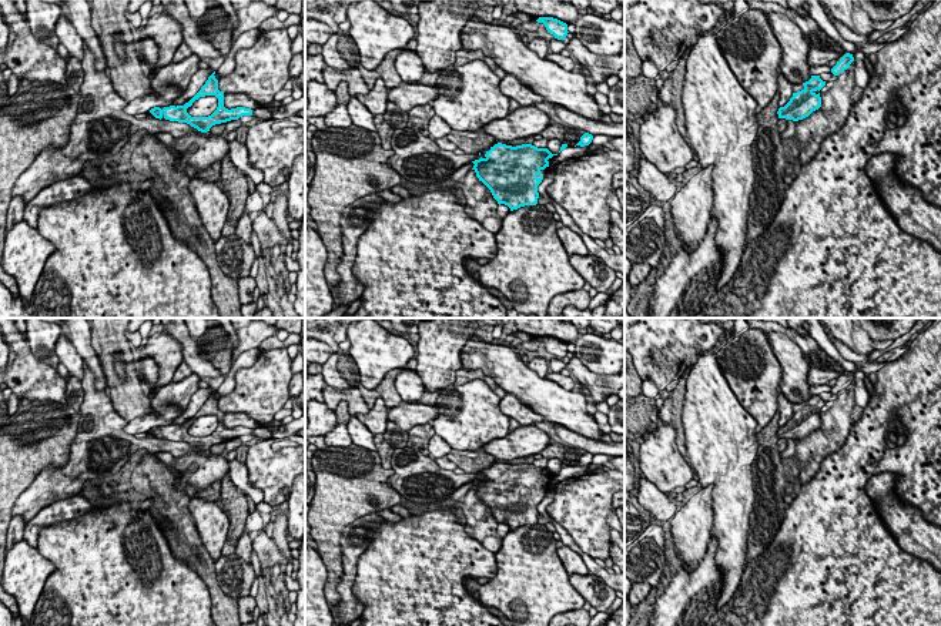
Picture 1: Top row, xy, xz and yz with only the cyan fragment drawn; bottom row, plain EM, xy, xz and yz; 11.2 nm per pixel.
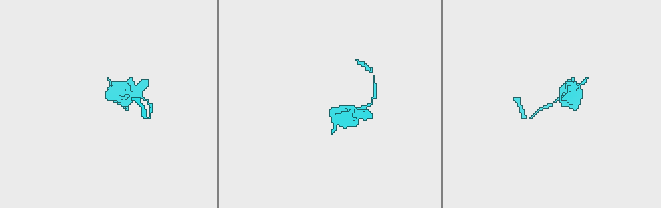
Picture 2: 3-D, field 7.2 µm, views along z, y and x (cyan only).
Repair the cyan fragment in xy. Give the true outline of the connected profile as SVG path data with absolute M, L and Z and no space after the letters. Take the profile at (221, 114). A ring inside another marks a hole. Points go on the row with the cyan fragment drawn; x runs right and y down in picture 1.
M215 71L208 77L201 90L184 106L170 106L164 107L163 110L160 107L154 107L150 110L150 113L160 120L164 117L170 121L187 123L201 133L210 131L210 128L215 124L238 120L242 116L252 116L251 108L237 107L228 110L224 107L224 91L218 90L218 80L214 74ZM205 96L215 96L218 98L217 110L208 117L191 117L187 113L187 108L191 107L195 100Z

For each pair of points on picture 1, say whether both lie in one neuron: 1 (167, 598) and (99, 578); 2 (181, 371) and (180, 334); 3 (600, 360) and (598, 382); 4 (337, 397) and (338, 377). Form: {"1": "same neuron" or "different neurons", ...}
{"1": "same neuron", "2": "different neurons", "3": "different neurons", "4": "different neurons"}

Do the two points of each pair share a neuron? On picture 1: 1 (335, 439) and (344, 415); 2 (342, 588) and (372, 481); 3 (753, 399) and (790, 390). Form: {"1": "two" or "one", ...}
{"1": "one", "2": "two", "3": "two"}

